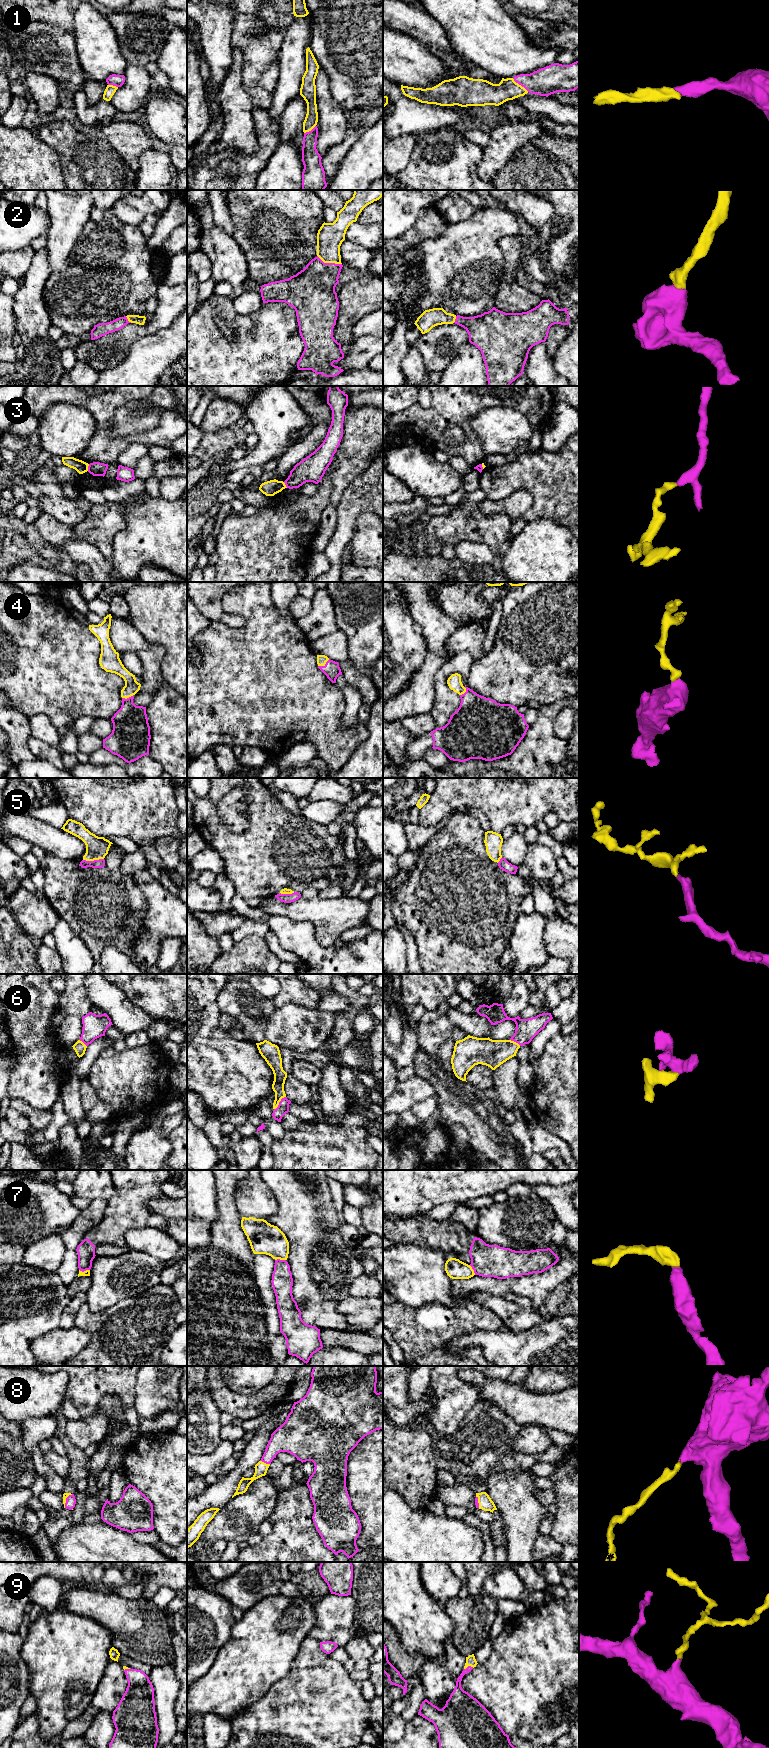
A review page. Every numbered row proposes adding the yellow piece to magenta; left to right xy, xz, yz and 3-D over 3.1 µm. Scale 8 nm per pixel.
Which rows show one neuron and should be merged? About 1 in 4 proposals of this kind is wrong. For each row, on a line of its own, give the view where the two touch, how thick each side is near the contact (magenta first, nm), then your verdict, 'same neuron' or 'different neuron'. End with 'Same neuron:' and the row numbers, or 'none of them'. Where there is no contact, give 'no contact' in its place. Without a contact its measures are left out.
1: meets magenta in yz; 220 nm thick on the magenta side, 180 nm on the other; same neuron
2: meets magenta in xz; 360 nm thick on the magenta side, 220 nm on the other; same neuron
3: meets magenta in xy; 110 nm thick on the magenta side, 100 nm on the other; different neuron
4: meets magenta in xz; 130 nm thick on the magenta side, 80 nm on the other; same neuron
5: meets magenta in xy; 70 nm thick on the magenta side, 180 nm on the other; same neuron
6: meets magenta in xz; 90 nm thick on the magenta side, 100 nm on the other; same neuron
7: meets magenta in xy; 140 nm thick on the magenta side, 50 nm on the other; different neuron
8: meets magenta in xz; 220 nm thick on the magenta side, 100 nm on the other; same neuron
9: meets magenta in yz; 120 nm thick on the magenta side, 80 nm on the other; same neuron
Same neuron: 1, 2, 4, 5, 6, 8, 9

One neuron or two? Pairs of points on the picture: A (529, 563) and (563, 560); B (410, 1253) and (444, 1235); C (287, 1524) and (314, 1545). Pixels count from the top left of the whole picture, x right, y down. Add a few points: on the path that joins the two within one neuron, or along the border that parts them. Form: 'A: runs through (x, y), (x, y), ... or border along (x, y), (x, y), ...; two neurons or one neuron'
A: runs through (537, 563), (555, 563); one neuron
B: border along (397, 1244), (412, 1244), (440, 1249), (443, 1252); two neurons
C: runs through (294, 1531), (307, 1544); one neuron

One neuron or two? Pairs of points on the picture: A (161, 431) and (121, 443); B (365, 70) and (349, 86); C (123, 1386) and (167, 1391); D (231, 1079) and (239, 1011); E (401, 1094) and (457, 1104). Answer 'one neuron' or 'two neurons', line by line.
A: one neuron
B: one neuron
C: two neurons
D: two neurons
E: two neurons

